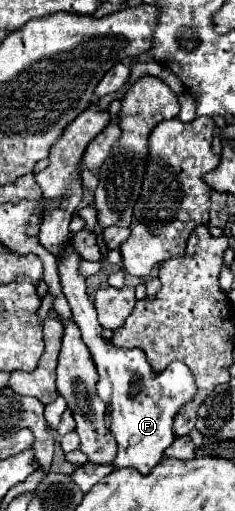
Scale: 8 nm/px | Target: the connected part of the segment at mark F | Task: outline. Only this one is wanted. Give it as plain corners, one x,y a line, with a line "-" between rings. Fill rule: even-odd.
68,239
66,247
62,249
62,255
56,259
60,285
74,313
76,325
82,331
82,339
88,345
92,359
96,363
96,369
100,375
98,395
112,409
110,429
112,429
114,439
118,441
118,457
112,463
82,465
78,469
80,473
72,475
72,479
76,479
76,485
86,493
98,479
102,479
116,467
134,467
140,473
150,473
160,463
164,451
176,439
172,431
172,421
176,417
176,411
180,411
180,407
192,399
192,395
196,393
196,385
194,385
192,373
188,373
188,367
184,363
172,363
160,375
156,375
152,373
146,361
144,351
118,349
118,347
112,347
110,341
100,337
102,329
96,319
96,309
86,295
86,277
80,275
80,263
82,263
82,257
72,247
72,239

